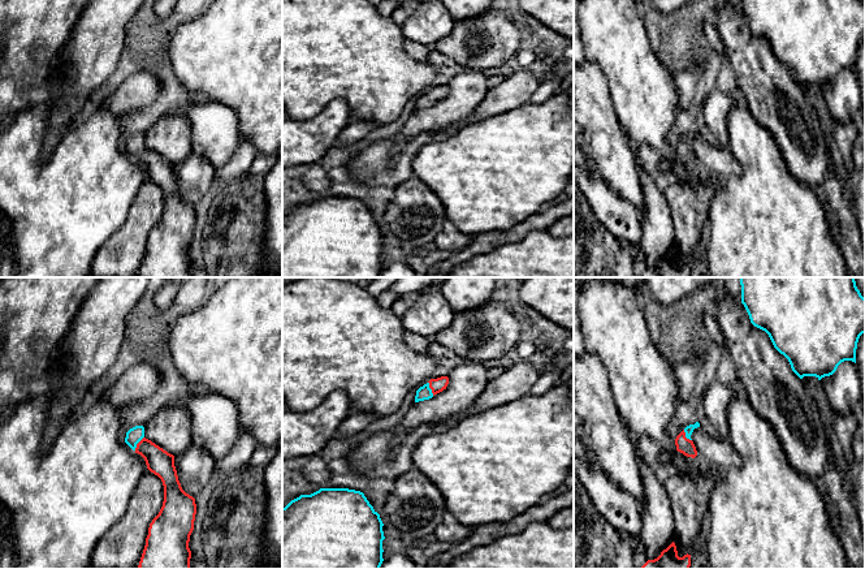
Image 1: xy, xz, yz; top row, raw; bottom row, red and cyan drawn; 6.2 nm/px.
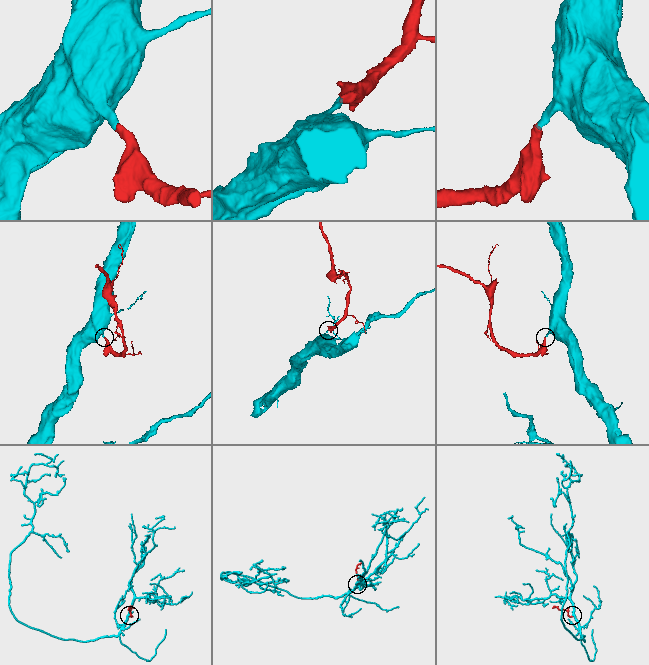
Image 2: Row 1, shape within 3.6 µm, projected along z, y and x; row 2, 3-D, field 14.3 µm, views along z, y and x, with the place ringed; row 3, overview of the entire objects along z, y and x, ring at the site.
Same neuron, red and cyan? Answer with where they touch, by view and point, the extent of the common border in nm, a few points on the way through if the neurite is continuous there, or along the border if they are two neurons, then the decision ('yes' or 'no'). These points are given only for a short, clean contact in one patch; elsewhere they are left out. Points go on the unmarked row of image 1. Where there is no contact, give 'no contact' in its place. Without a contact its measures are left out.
xy (138, 151) | 110 nm | across xy (160, 171), (138, 151), (134, 143) | yes

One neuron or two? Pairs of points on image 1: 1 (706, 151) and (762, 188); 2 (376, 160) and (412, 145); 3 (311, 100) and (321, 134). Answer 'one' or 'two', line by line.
1: two
2: one
3: two

